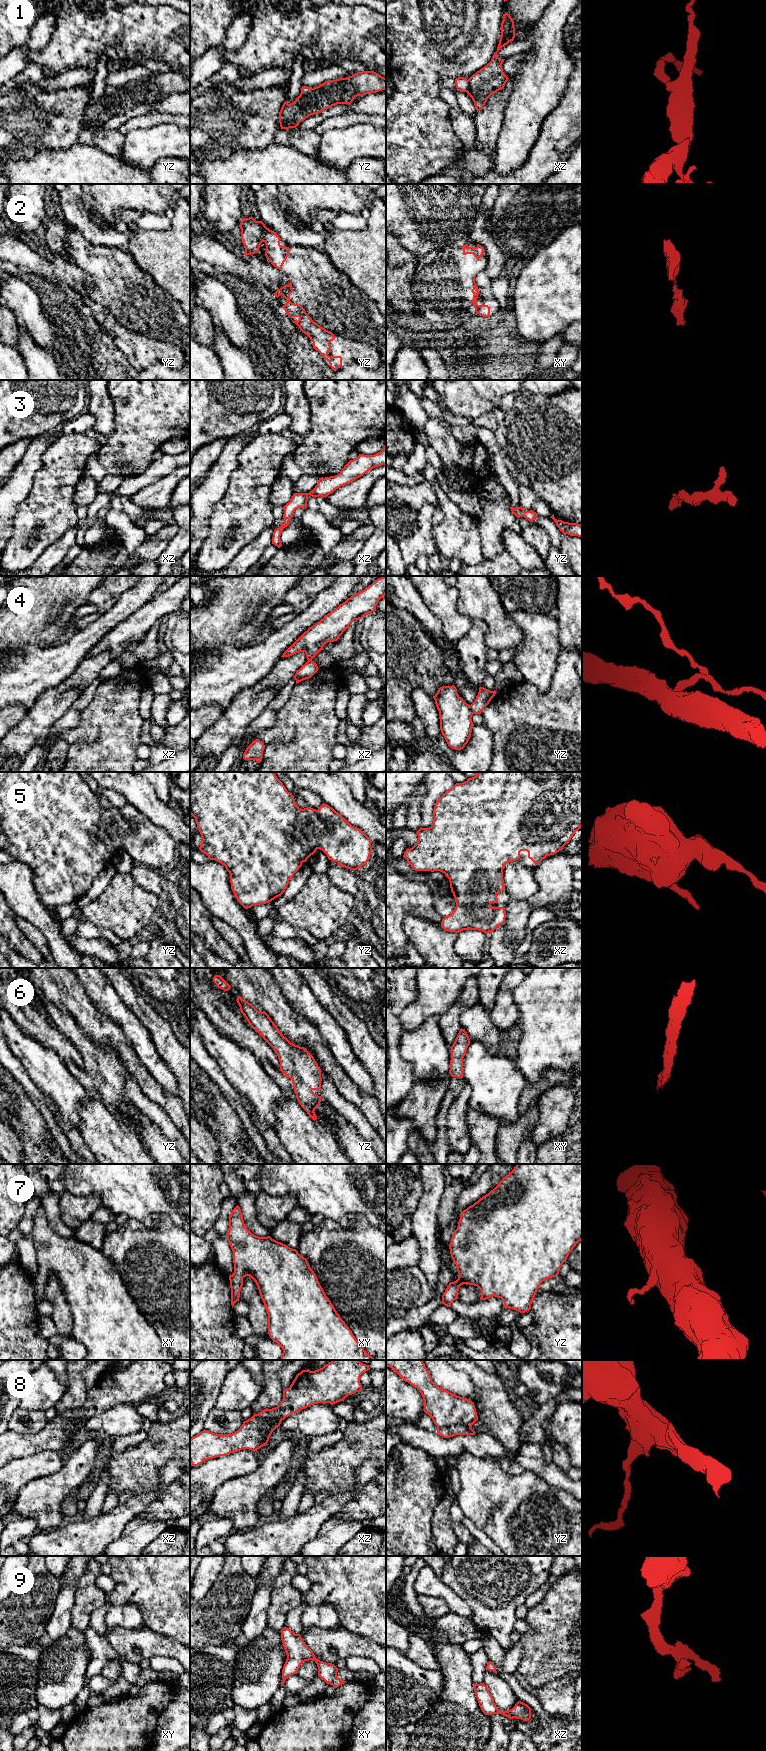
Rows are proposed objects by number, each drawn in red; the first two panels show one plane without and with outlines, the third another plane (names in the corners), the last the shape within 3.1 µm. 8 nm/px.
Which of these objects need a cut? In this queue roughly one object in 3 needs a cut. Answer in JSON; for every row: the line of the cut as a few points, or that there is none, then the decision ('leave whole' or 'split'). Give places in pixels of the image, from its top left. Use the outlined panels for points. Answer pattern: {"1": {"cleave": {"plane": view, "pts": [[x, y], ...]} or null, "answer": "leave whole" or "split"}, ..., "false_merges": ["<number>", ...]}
{"1": {"cleave": {"plane": "xz", "pts": [[468, 80], [468, 89], [466, 91]]}, "answer": "split"}, "2": {"cleave": {"plane": "xy", "pts": [[476, 299], [472, 303]]}, "answer": "split"}, "3": {"cleave": null, "answer": "leave whole"}, "4": {"cleave": {"plane": "yz", "pts": [[469, 705], [473, 713]]}, "answer": "split"}, "5": {"cleave": null, "answer": "leave whole"}, "6": {"cleave": null, "answer": "leave whole"}, "7": {"cleave": null, "answer": "leave whole"}, "8": {"cleave": {"plane": "xz", "pts": [[268, 1423], [269, 1435], [264, 1438]]}, "answer": "split"}, "9": {"cleave": null, "answer": "leave whole"}, "false_merges": ["1", "2", "4", "8"]}

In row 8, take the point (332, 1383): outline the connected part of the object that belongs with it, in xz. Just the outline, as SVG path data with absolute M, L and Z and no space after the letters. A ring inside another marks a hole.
M332 1360L322 1368L298 1373L289 1388L283 1390L281 1403L272 1409L264 1409L243 1422L234 1433L214 1434L203 1430L190 1439L190 1463L198 1466L205 1460L225 1456L242 1449L253 1452L265 1446L272 1432L293 1413L311 1405L344 1401L348 1395L362 1391L360 1377L370 1370L359 1360ZM268 1424L270 1436L264 1438L261 1428Z

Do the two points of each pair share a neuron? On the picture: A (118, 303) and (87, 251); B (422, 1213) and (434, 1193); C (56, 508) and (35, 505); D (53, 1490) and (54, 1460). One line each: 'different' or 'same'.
A: same
B: same
C: same
D: different

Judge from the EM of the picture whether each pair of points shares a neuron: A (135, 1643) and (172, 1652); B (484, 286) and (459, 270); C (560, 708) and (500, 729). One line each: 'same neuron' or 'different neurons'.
A: same neuron
B: different neurons
C: same neuron

